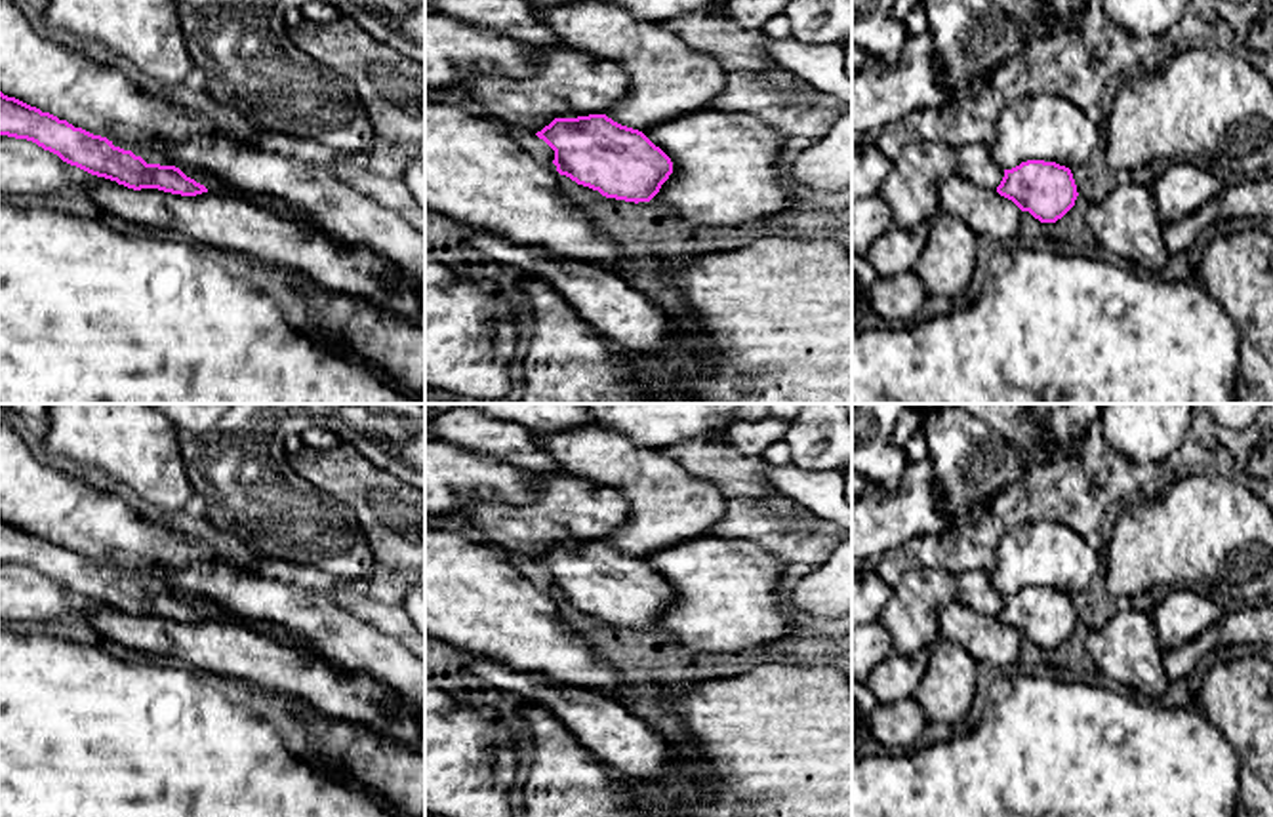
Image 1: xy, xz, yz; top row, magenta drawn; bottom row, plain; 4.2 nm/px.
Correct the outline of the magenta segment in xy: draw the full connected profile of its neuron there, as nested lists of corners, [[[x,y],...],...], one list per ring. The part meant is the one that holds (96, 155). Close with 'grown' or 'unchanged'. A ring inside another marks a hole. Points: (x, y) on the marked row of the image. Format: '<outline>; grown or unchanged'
[[[0,0],[0,135],[32,141],[71,166],[133,190],[158,189],[181,196],[208,192],[175,166],[147,164],[131,150],[114,147],[107,133],[139,149],[164,143],[177,164],[196,168],[246,198],[278,200],[307,225],[339,240],[364,244],[425,282],[425,236],[394,211],[343,183],[326,164],[303,162],[265,150],[255,141],[227,137],[208,116],[152,97],[122,70],[40,36],[30,13],[13,0]]]; grown

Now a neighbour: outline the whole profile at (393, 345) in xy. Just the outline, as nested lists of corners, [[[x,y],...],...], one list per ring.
[[[297,272],[286,274],[318,312],[322,324],[314,335],[425,400],[425,322],[387,314],[360,297],[326,291]]]

